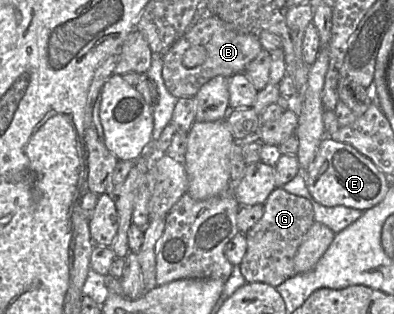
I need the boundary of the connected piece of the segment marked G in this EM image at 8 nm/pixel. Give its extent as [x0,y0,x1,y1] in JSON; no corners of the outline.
[239,187,315,288]

